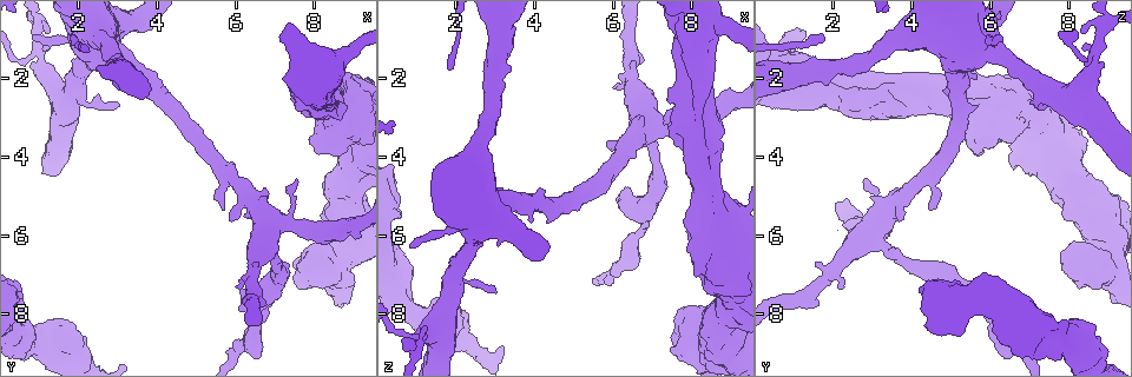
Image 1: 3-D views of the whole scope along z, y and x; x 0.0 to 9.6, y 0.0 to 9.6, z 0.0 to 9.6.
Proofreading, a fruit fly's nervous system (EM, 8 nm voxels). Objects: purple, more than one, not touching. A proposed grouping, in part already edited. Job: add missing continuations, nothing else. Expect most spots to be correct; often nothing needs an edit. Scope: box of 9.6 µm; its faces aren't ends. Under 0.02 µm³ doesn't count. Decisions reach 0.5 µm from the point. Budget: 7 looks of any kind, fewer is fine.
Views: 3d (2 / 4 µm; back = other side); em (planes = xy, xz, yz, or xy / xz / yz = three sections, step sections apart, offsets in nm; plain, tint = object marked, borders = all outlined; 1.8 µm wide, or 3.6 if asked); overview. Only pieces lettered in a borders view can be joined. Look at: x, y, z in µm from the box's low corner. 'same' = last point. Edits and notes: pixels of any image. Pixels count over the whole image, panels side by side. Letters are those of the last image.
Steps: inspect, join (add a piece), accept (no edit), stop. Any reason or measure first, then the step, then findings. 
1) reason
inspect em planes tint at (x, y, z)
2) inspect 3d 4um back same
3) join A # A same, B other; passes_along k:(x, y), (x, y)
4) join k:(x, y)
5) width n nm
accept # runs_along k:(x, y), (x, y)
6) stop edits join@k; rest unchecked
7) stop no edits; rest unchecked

stops while still wide
inspect em 3.6um planes plain at (8.20, 3.85, 5.65)

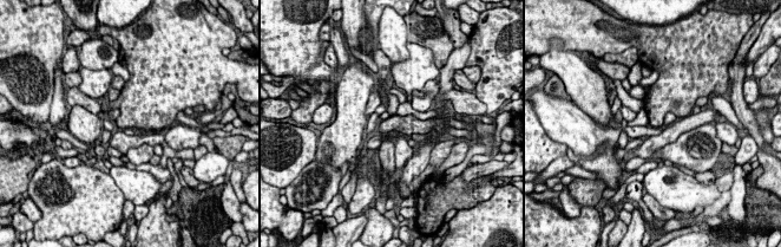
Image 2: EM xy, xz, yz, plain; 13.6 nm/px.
where the object lies
inspect em 3.6um planes tint same

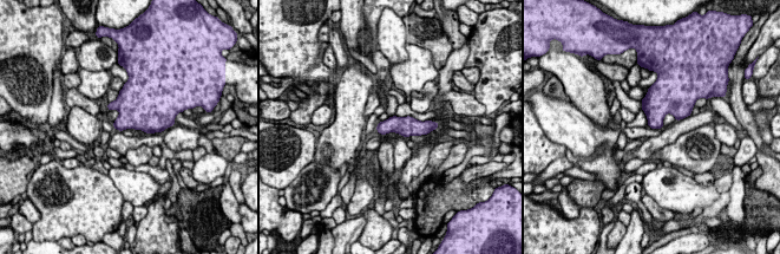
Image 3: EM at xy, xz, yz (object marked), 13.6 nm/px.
inspect em 3.6um planes borders same

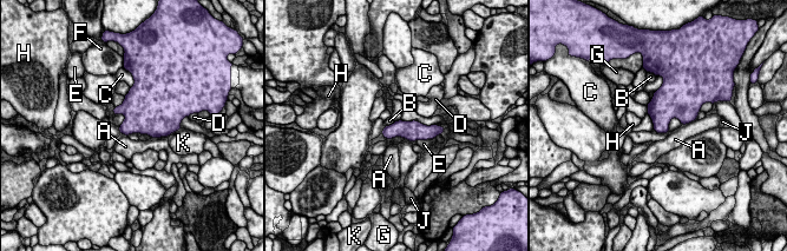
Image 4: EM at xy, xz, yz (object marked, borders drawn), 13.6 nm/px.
accept # A other, B other, C other, D other, E other, F other, G other, H other, J other, K other; no lettered piece goes on from it

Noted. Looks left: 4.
sudden change in width
inspect 3d 4um back at (8.65, 1.55, 0.65)

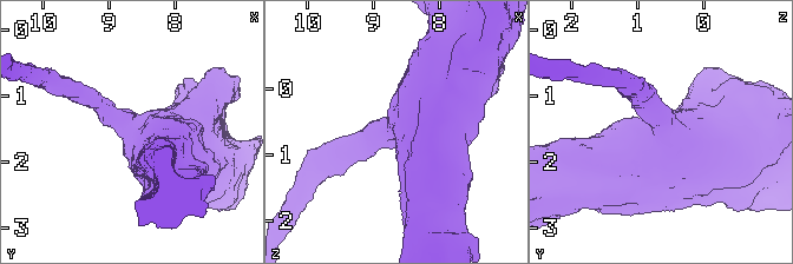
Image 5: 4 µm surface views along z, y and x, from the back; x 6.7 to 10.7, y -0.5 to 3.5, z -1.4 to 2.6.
inspect em 3.6um planes plain at (8.65, 1.55, 0.60)

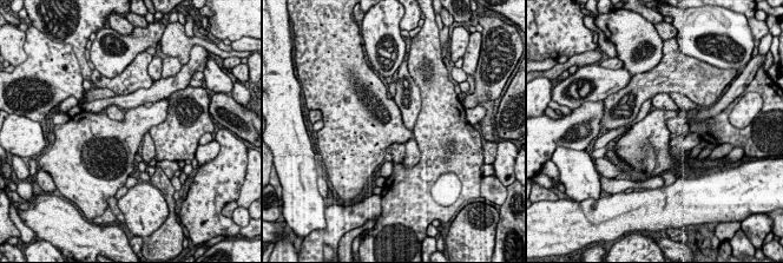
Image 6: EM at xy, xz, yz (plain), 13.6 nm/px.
see the neighbours
inspect em 3.6um planes borders same

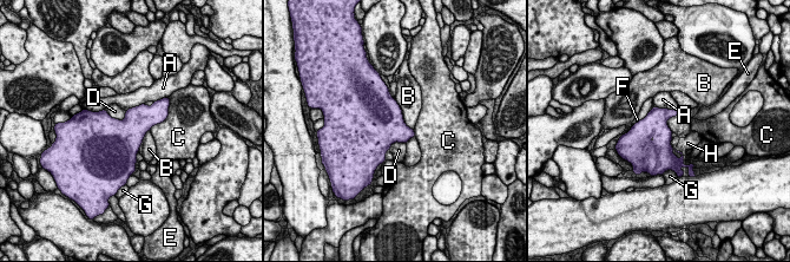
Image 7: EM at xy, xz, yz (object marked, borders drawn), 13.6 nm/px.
longest_contact B 500 nm
accept # A other, B other, C other, D other, E other, F other, G other, H other; border 7:(105, 109), (114, 118), (125, 118); no lettered piece goes on from it

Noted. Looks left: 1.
stop no edits; rest unchecked

